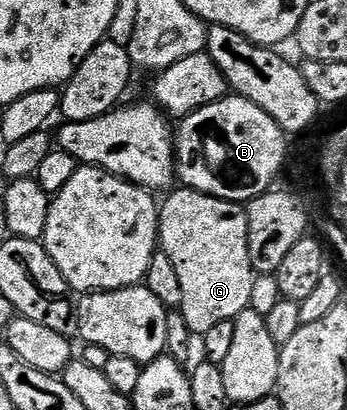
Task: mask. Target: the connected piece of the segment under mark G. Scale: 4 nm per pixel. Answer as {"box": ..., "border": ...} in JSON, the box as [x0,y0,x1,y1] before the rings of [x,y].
{"box":[157,185,255,337],"border":[[[184,185],[170,190],[164,199],[157,216],[159,247],[167,253],[167,257],[171,257],[171,265],[175,265],[183,288],[183,301],[179,308],[181,315],[186,319],[186,325],[192,334],[203,337],[207,329],[219,325],[219,321],[234,320],[239,313],[249,310],[255,278],[249,252],[249,213],[240,203],[223,201]]]}

